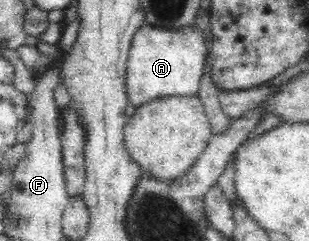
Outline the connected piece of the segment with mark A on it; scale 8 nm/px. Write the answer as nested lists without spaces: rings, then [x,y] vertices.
[[[143,25],[134,34],[129,51],[125,82],[127,100],[137,109],[140,106],[144,106],[144,104],[150,104],[152,100],[164,100],[168,96],[197,95],[200,78],[203,75],[206,54],[207,47],[198,28],[184,28],[180,29],[180,32],[175,32],[174,29],[154,28]]]

